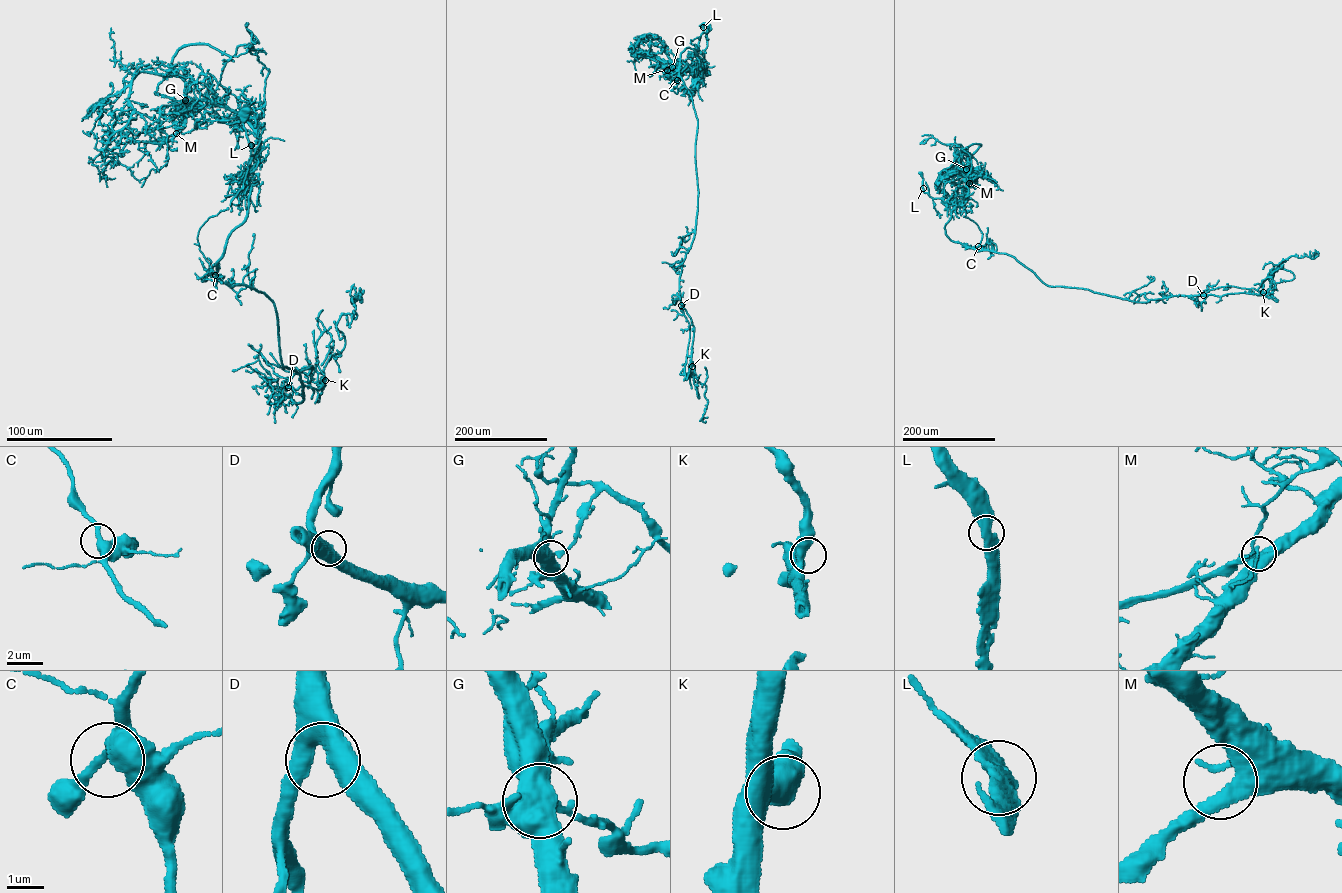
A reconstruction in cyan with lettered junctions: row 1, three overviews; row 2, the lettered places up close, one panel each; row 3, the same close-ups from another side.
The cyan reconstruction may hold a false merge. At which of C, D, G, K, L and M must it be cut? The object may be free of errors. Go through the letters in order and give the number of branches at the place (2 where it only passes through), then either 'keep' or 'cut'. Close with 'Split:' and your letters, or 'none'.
C: 3 branches meet; keep
D: 2 branches meet; keep
G: 3 branches meet; cut
K: 2 branches meet; keep
L: 2 branches meet; keep
M: 3 branches meet; keep
Split: G

